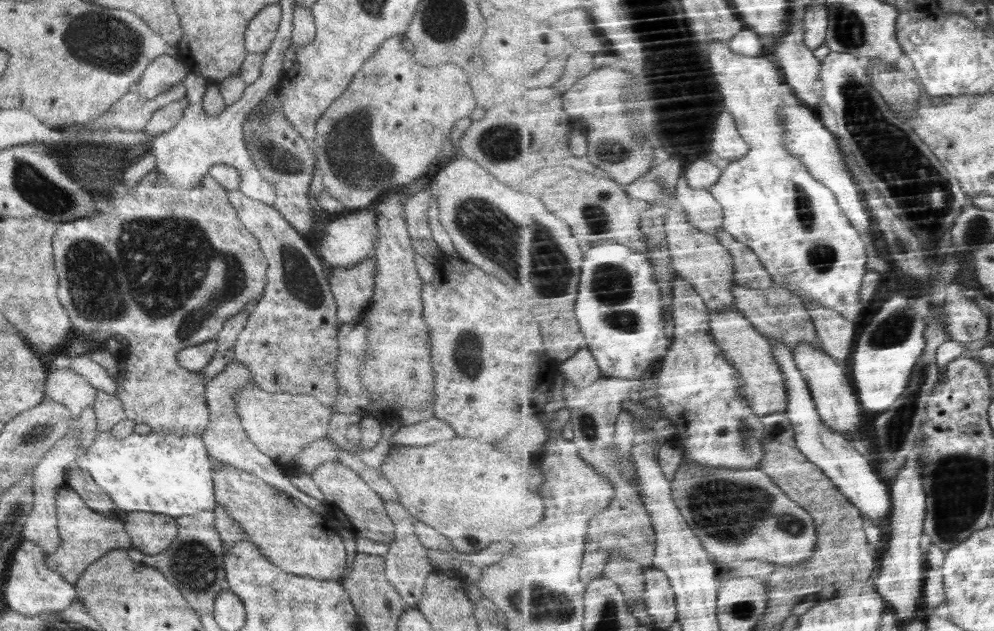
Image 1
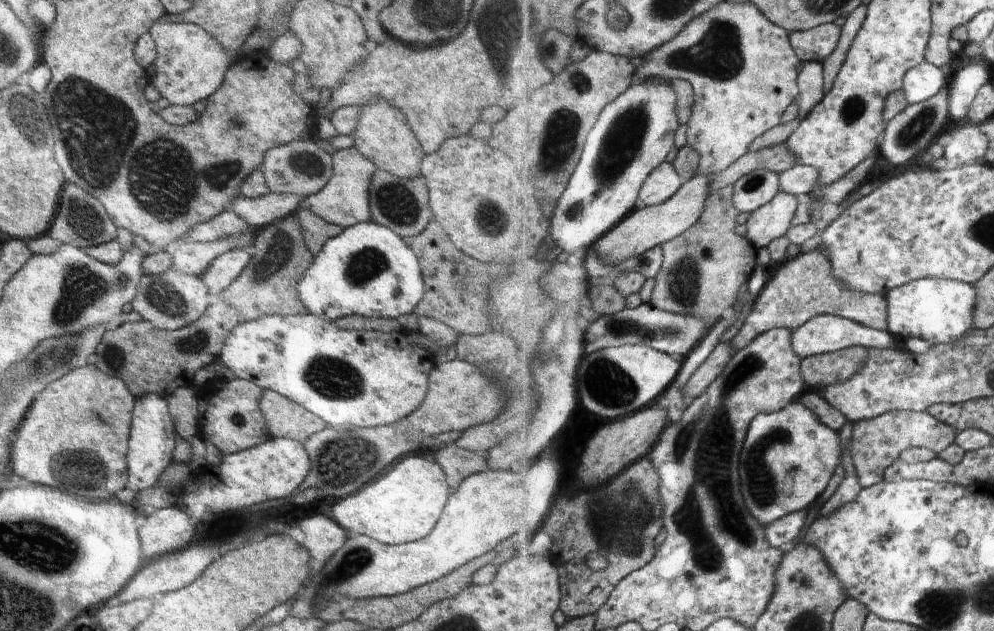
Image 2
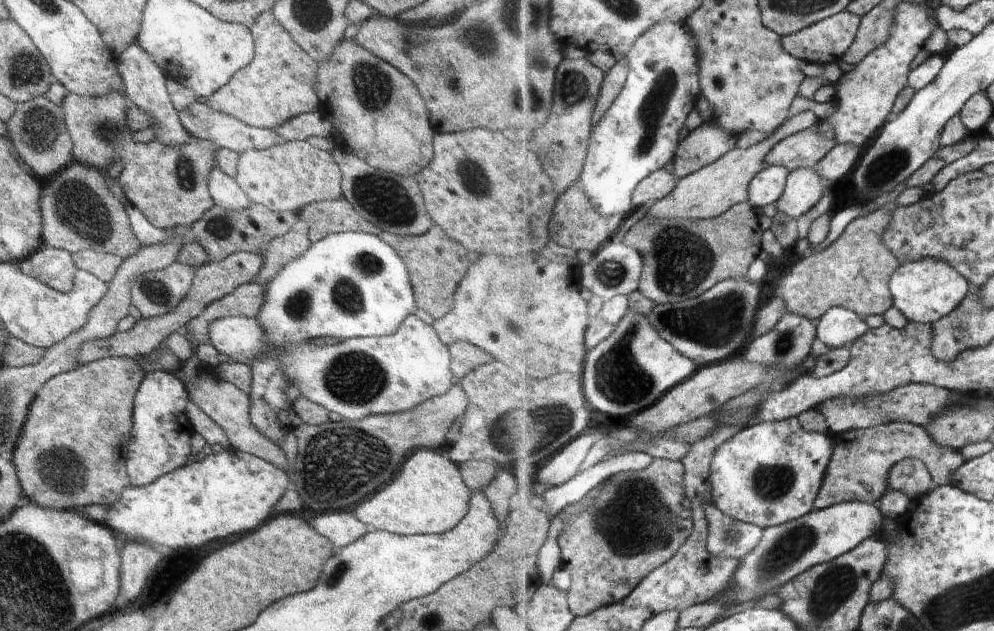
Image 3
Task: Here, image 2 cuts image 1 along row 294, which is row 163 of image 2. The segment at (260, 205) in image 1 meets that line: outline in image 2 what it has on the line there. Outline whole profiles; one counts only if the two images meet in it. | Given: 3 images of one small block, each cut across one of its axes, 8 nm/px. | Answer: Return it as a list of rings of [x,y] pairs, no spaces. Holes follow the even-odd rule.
[[[292,141],[267,150],[260,166],[270,193],[307,197],[322,190],[333,175],[333,158],[319,142]]]

